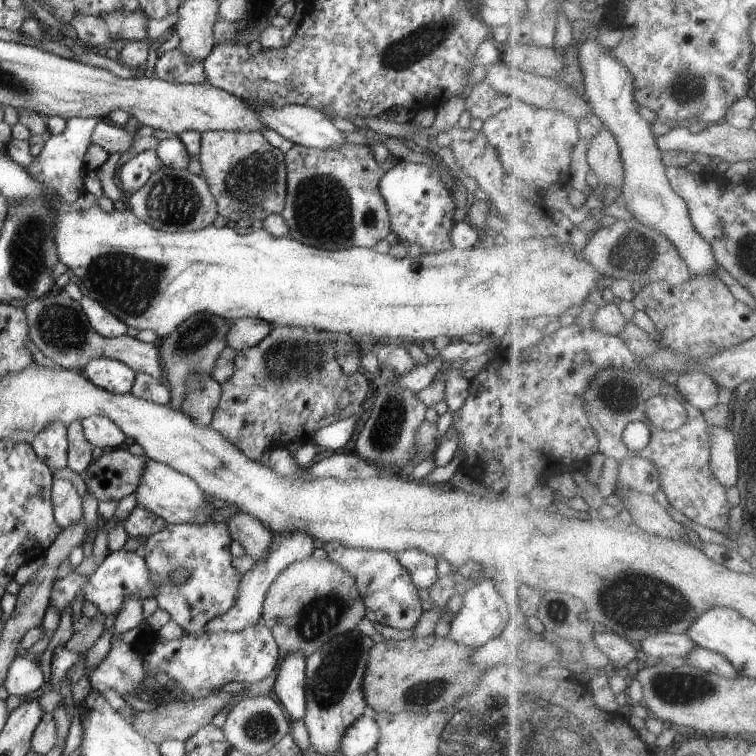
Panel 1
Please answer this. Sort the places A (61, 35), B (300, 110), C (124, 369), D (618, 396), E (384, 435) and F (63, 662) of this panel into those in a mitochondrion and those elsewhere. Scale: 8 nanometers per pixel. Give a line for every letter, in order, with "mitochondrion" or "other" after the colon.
A: other
B: other
C: other
D: mitochondrion
E: mitochondrion
F: other

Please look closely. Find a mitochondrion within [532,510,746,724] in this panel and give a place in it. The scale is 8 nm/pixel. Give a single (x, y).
(646, 609)

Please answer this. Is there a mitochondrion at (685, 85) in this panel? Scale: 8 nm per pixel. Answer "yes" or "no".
yes

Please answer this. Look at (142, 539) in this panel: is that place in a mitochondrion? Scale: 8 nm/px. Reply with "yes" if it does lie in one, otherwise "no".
no

